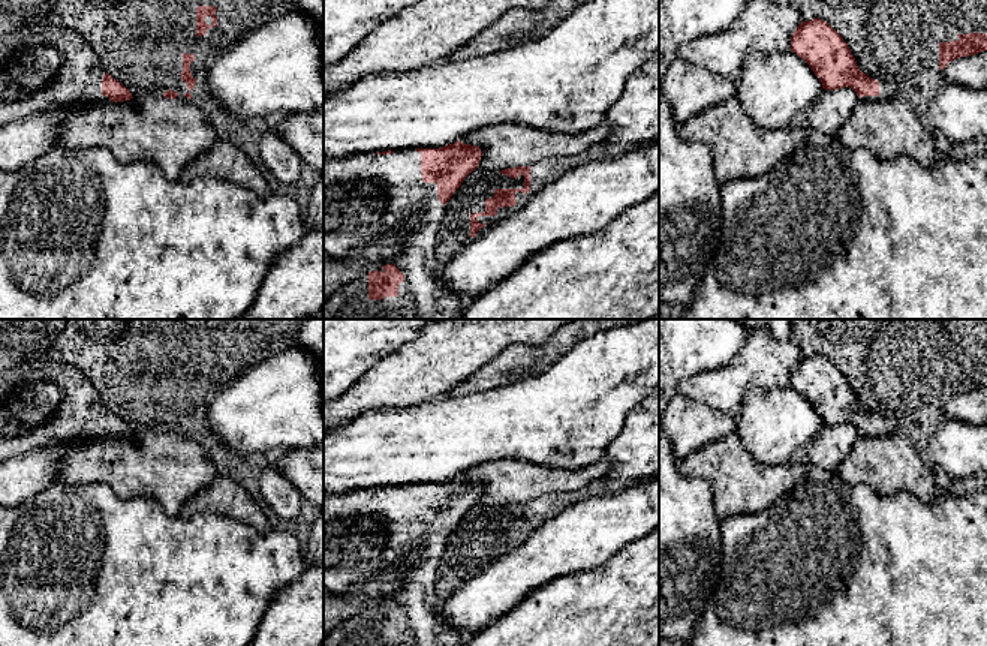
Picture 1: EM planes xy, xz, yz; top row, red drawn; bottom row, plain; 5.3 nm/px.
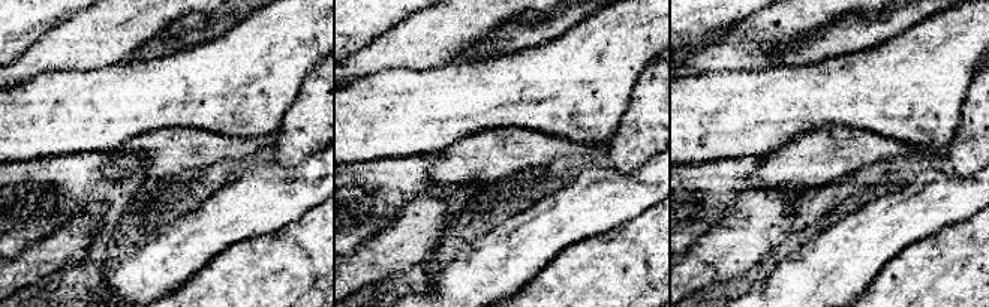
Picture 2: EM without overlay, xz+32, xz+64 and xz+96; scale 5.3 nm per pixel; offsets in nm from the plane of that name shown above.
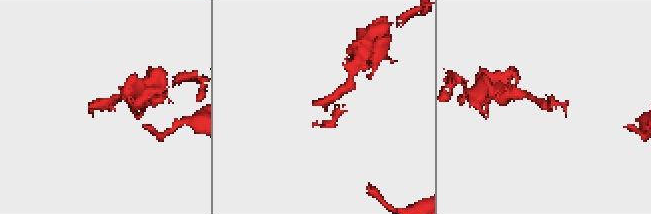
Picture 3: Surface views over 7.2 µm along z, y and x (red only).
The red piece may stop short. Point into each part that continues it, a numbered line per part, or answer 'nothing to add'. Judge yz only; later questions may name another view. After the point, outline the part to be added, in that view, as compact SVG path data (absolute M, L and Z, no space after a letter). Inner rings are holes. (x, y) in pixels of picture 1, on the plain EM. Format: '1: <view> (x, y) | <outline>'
1: yz (971, 406) | M987 387L950 397L939 408L939 423L947 418L987 426Z

